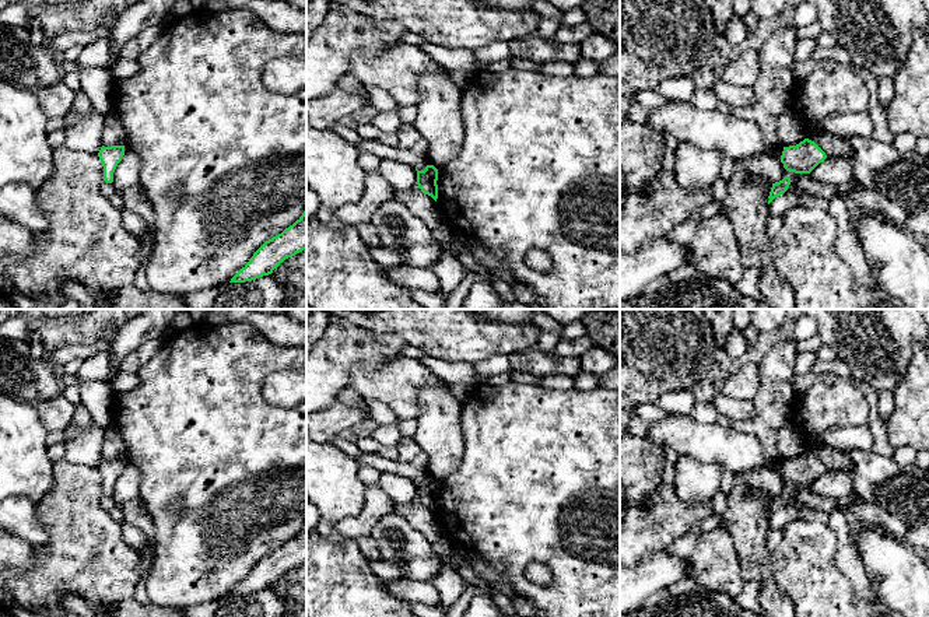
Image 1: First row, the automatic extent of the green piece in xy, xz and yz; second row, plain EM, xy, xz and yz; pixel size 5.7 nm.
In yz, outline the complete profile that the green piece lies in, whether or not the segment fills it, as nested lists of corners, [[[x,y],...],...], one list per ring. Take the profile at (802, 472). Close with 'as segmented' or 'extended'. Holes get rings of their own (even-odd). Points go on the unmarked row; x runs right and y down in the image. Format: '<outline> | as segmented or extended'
[[[804,452],[796,459],[783,460],[781,476],[789,485],[810,487],[825,471],[825,466],[814,455]]] | as segmented

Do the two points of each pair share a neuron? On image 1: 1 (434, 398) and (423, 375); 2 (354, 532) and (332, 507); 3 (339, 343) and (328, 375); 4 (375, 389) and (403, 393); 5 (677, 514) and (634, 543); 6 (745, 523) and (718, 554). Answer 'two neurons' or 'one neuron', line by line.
1: two neurons
2: two neurons
3: one neuron
4: one neuron
5: one neuron
6: two neurons

